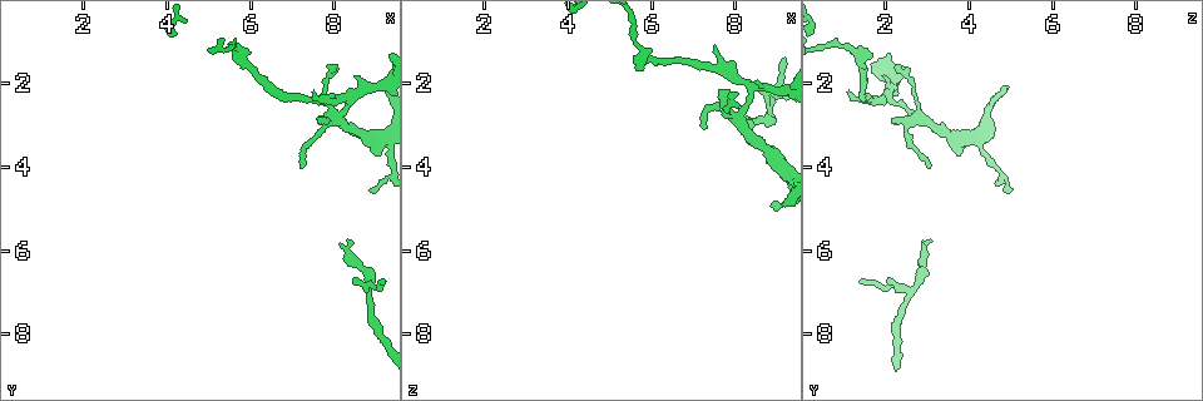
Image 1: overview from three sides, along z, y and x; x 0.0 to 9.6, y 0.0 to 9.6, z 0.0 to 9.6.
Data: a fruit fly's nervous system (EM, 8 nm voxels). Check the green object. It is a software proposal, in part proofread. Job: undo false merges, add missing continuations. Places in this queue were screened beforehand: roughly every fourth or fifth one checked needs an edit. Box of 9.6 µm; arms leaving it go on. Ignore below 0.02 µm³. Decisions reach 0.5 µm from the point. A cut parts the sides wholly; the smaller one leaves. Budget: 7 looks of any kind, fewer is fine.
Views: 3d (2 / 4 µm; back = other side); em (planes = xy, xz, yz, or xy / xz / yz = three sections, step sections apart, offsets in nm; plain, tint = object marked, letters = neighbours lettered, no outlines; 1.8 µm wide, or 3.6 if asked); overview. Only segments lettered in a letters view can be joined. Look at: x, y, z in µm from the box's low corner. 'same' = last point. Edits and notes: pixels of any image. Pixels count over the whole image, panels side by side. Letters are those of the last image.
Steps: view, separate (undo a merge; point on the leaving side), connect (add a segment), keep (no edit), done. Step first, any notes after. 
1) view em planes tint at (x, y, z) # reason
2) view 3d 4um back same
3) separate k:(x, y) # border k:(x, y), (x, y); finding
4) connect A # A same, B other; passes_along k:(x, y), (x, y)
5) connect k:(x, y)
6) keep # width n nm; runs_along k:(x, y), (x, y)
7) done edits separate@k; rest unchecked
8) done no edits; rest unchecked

view em planes plain at (7.50, 2.20, 1.05) # an open end

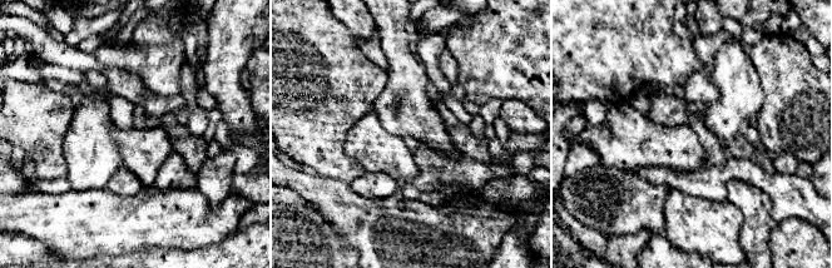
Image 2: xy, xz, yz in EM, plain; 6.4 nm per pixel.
view em planes letters same # what lies round it

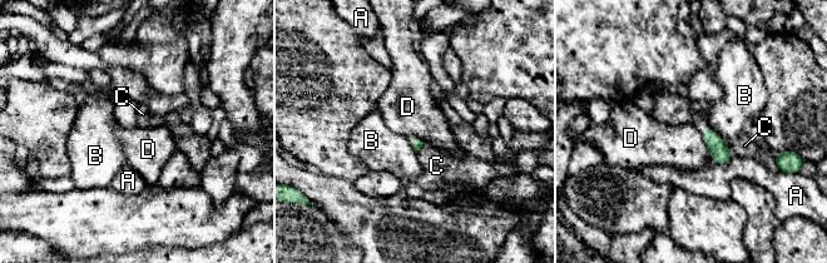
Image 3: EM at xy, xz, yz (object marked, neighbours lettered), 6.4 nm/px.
keep # A other, B other, C other, D other; border 3:(699, 132), (709, 152); no lettered segment goes on from it

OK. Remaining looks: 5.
view 3d 2um at (8.90, 4.55, 4.90) # tapers out

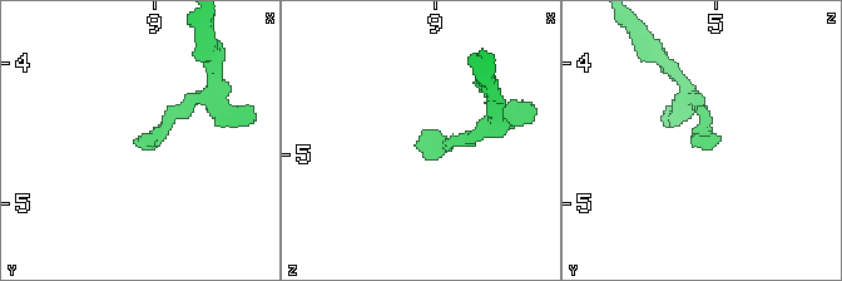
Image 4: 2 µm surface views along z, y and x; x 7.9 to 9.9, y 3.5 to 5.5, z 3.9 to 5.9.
view em yz step 4 letters at (8.90, 4.58, 4.94)

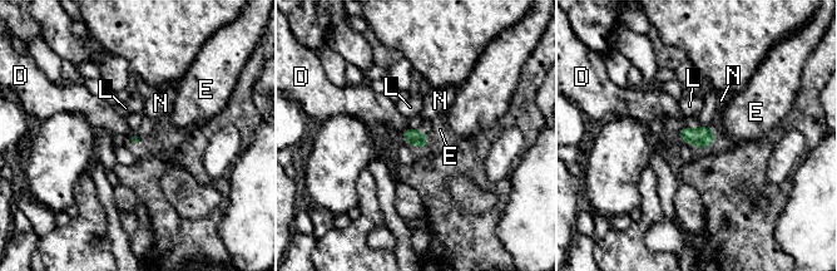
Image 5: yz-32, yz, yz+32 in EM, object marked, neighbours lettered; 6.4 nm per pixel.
view em planes letters same

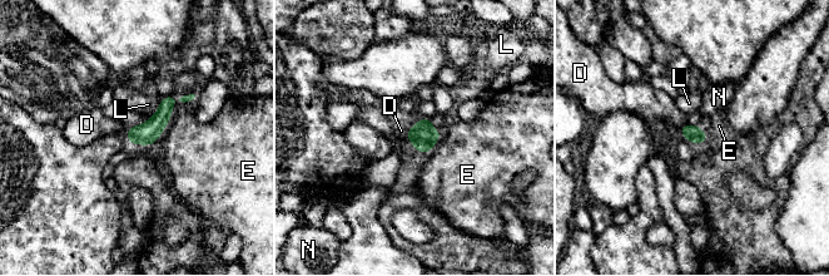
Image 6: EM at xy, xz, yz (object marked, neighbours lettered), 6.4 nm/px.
keep # width 110 nm; D other, E other, L other, N other; runs_along 6:(187, 98), (173, 100), (143, 134), (130, 137); none of them fits

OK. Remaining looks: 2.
view 3d 4um at (8.30, 5.70, 3.15) # thin end

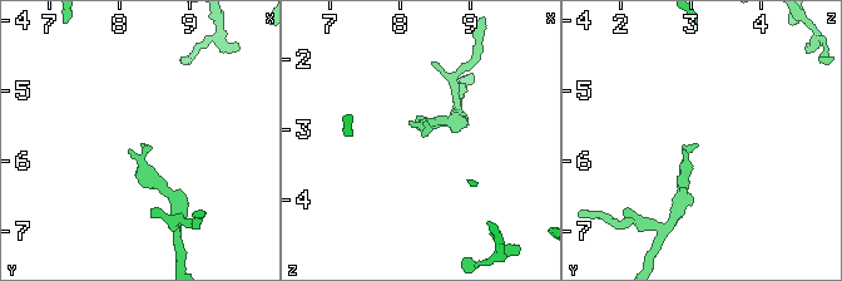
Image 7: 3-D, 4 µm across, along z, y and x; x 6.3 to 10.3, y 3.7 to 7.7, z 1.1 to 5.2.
view em planes letters at (8.35, 5.75, 3.05) # now the EM

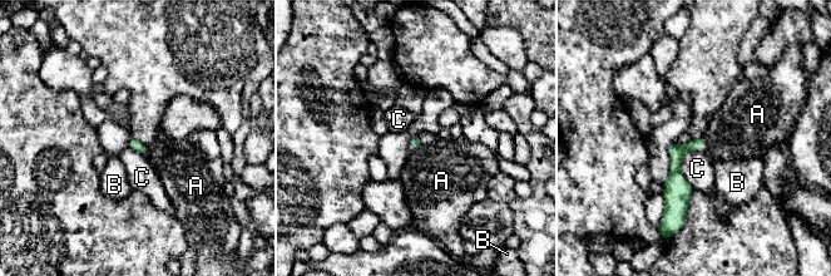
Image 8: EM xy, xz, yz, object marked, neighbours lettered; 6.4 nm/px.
keep # A other, B other, C other; runs_along 8:(701, 142), (676, 157), (678, 212); no lettered segment goes on from it

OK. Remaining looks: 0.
done no edits; rest unchecked

